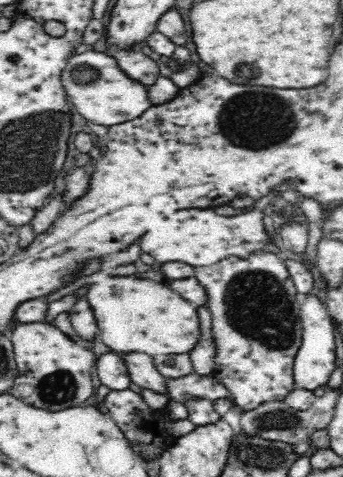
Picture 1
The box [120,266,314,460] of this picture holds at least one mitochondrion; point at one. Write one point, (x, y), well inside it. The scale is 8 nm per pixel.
(277, 419)

